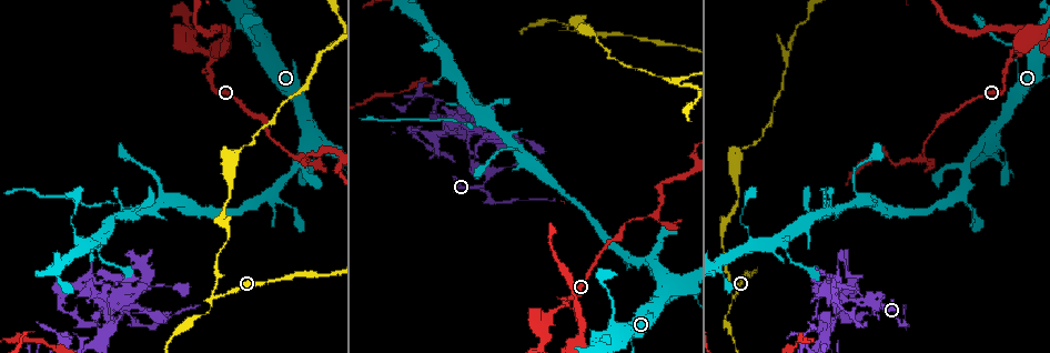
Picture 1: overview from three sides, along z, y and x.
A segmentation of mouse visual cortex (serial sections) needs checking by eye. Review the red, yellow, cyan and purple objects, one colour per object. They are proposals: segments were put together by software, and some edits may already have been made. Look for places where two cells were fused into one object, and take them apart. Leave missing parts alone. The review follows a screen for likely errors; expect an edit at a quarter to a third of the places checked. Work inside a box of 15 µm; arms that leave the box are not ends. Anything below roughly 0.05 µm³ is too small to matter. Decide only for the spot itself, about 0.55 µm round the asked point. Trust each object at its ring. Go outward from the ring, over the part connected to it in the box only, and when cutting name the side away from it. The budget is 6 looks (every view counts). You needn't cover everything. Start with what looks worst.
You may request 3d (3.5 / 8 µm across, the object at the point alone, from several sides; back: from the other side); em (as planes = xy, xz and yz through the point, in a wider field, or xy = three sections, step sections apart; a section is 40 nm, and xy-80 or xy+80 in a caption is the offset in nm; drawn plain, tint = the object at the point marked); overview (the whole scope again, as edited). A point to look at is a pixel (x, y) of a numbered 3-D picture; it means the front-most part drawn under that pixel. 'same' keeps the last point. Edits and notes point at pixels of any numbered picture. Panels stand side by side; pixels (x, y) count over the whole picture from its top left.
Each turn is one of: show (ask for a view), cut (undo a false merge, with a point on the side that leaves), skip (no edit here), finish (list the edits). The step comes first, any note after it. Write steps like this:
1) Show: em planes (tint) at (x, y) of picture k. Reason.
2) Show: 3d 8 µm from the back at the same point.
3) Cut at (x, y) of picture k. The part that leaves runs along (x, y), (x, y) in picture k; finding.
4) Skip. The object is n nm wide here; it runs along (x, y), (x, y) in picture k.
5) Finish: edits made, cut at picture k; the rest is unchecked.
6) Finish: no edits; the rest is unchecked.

Show: 3d 3.5 µm at (734, 297) of picture 1. A fork.

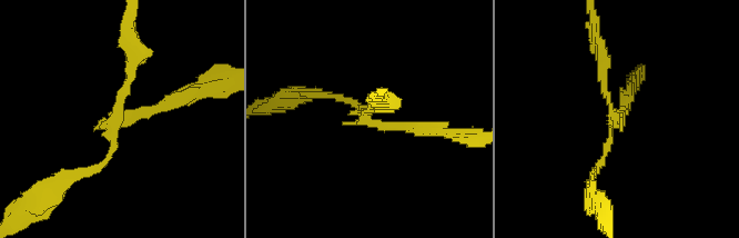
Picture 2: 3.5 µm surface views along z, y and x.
Show: em planes (tint) at (623, 112) of picture 2. 3 arms meet here; the arms are 100, 150, 200 nm wide; need the tissue.

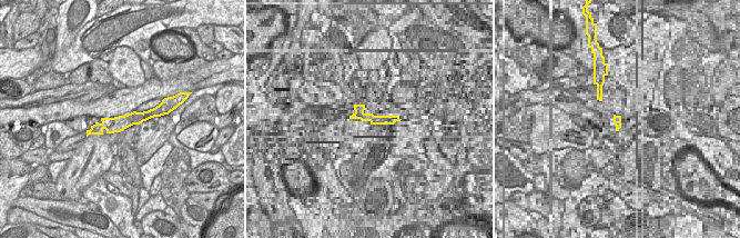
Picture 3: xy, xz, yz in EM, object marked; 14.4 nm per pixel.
Cut at (600, 76) of picture 2. The part that leaves runs along (616, 110), (604, 90), (596, 25) in picture 2; two cells meet here.

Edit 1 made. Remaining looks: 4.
Show: 3d 3.5 µm at (490, 174) of picture 1. Thin neck.

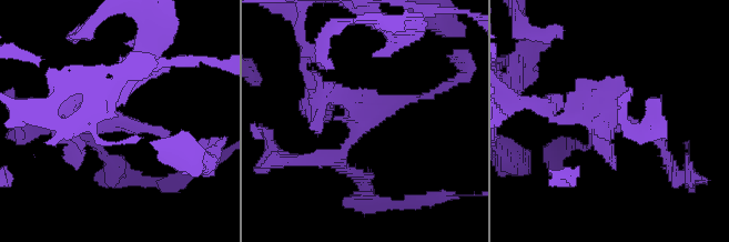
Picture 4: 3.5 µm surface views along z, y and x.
Show: em planes (tint) at (110, 119) of picture 4. Shape alone is not enough.

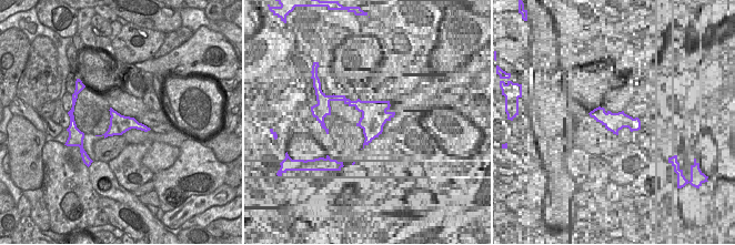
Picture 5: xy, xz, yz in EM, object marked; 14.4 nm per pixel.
Skip. It runs along (652, 122), (567, 104) in picture 4; continuous, no second cell.

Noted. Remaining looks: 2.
Show: 3d 3.5 µm at (129, 215) of picture 1. Sharp bend.

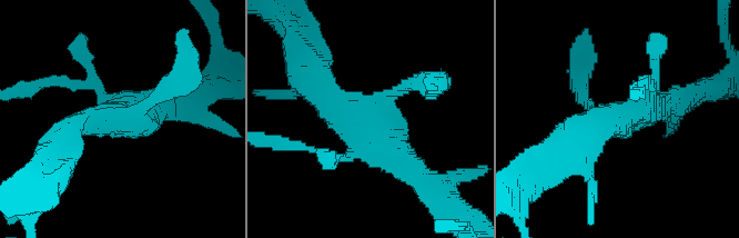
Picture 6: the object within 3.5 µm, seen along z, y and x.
Show: em xy step 3 (tint) at (369, 133) of picture 6.

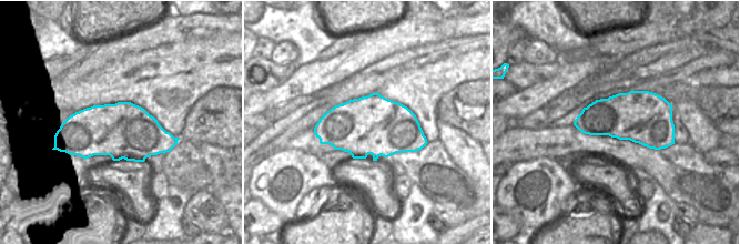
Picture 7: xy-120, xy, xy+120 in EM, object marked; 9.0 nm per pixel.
Cut at (57, 81) of picture 6. The object is 550 nm wide here; the part that leaves runs along (90, 89), (73, 89), (67, 81), (29, 89) in picture 6; a second cell is stuck on.

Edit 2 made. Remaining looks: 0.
Finish: edits made, cut at picture 2, cut at picture 6; the rest is unchecked.

